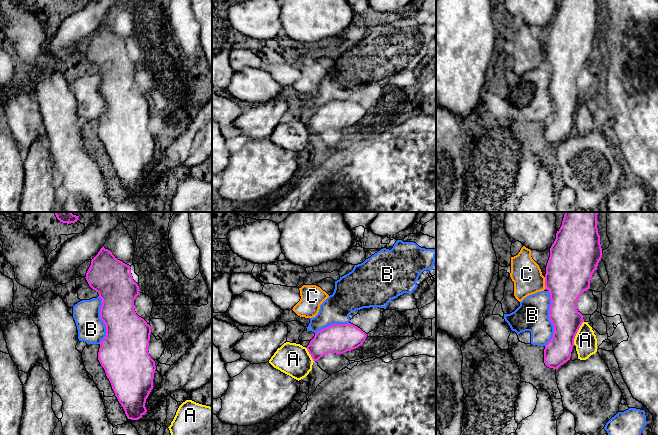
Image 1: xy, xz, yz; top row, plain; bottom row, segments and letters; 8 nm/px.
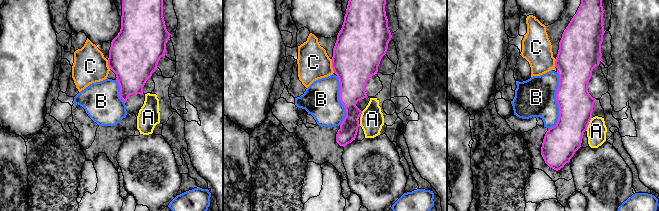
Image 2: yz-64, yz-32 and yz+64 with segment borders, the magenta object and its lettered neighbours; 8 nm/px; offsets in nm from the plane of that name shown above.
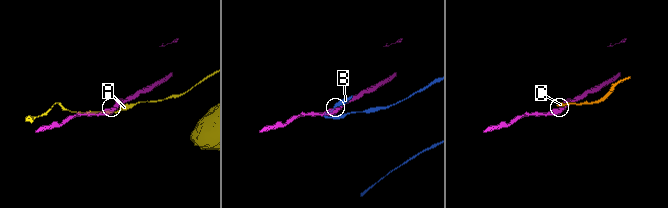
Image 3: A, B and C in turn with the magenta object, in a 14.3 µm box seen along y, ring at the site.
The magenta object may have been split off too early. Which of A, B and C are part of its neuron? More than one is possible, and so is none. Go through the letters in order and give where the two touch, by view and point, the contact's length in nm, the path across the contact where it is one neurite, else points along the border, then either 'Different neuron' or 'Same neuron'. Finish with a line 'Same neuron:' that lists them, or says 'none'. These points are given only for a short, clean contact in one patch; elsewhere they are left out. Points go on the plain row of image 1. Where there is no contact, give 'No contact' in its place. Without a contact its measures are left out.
A: Touches magenta at yz (576, 109). Shared border 200 nm. Different neuron
B: Touches magenta at yz (549, 94). Shared border 440 nm. Different neuron
C: Touches magenta at yz (545, 59). Shared border 100 nm. Boundary: yz (544, 53), (544, 62), (546, 64). Different neuron
Same neuron: none

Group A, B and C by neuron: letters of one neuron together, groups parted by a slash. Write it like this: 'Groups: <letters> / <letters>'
Groups: A / B / C

